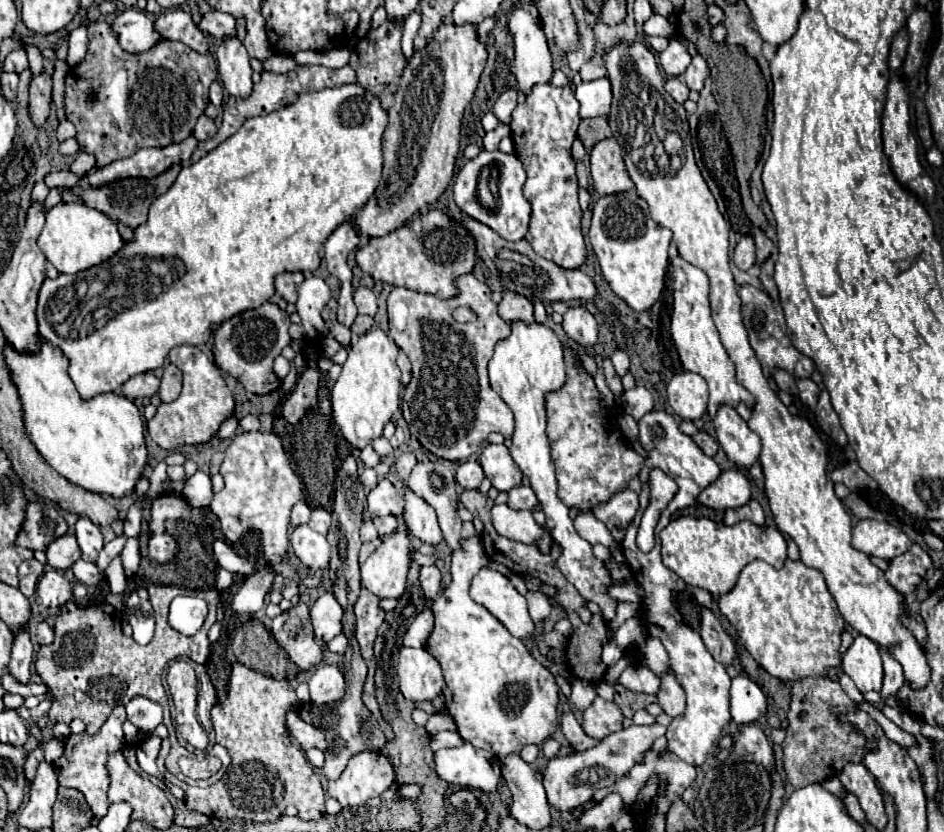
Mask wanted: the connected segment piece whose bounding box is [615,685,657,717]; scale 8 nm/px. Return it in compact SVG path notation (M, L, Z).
M615 685L615 703L619 705L619 709L623 711L625 717L633 717L635 711L645 709L647 705L651 705L655 701L657 701L655 695L639 695L639 693L627 691L621 685Z

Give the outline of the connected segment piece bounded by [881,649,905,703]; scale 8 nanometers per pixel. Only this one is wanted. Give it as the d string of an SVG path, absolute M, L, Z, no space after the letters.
M881 649L881 657L883 657L883 667L885 667L885 677L883 677L883 687L881 687L881 701L885 703L885 699L889 695L895 695L901 689L905 679L903 679L903 669L899 667L899 663L895 663L895 659L891 659L891 655L887 655L887 651Z

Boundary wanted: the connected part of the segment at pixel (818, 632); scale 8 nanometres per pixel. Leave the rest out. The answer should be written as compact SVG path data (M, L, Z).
M787 559L783 569L773 569L765 561L751 561L739 575L737 585L717 599L721 613L737 629L745 649L751 657L773 677L795 683L803 677L829 677L839 681L841 673L841 635L845 631L845 621L837 609L833 595L827 589L827 583L821 571L807 567L803 561Z

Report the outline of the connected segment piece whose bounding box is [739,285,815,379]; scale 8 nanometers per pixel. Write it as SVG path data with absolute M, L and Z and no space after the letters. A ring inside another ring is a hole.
M751 285L739 287L739 297L741 297L741 311L743 311L743 325L749 333L749 343L753 347L753 351L757 353L757 359L765 371L767 377L771 377L773 367L777 369L785 369L789 371L793 377L811 377L811 373L815 371L815 365L809 357L801 355L793 345L791 339L787 335L787 323L785 323L785 315L783 309L779 305L775 305L767 293L763 293L761 289L755 289Z

